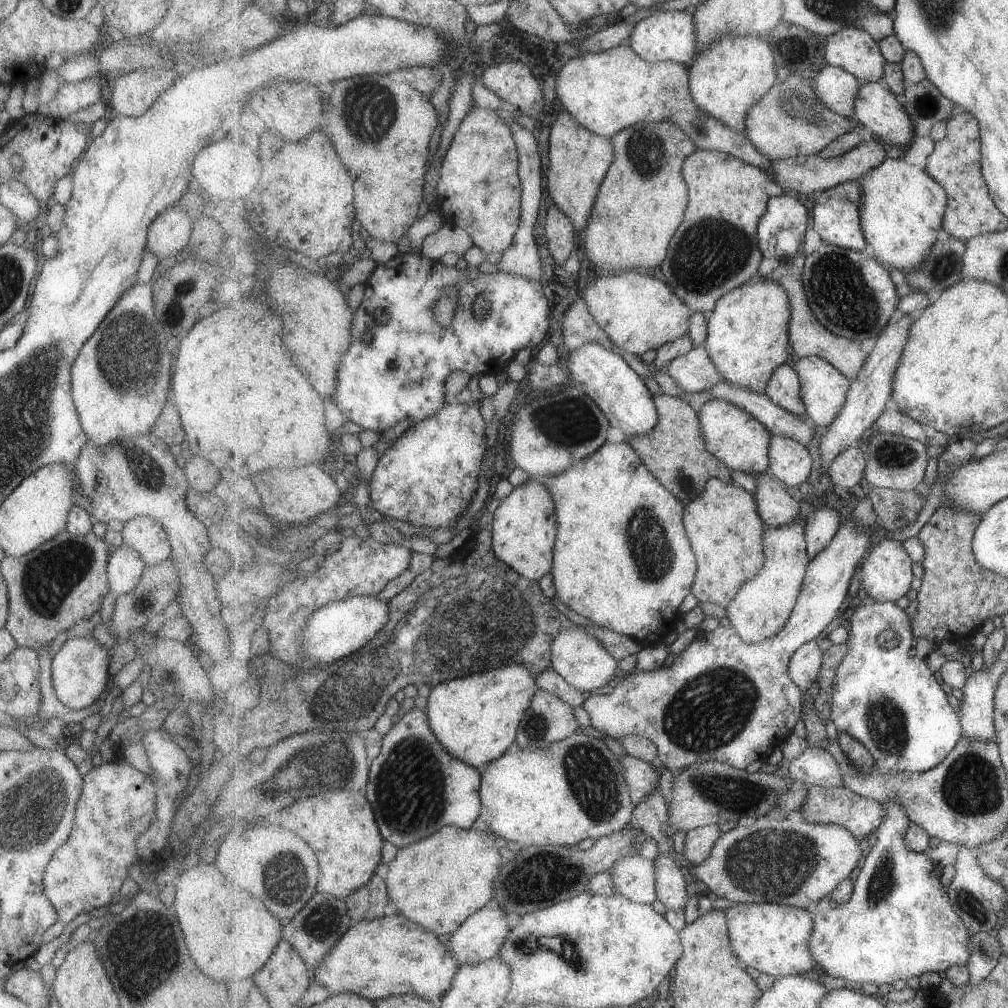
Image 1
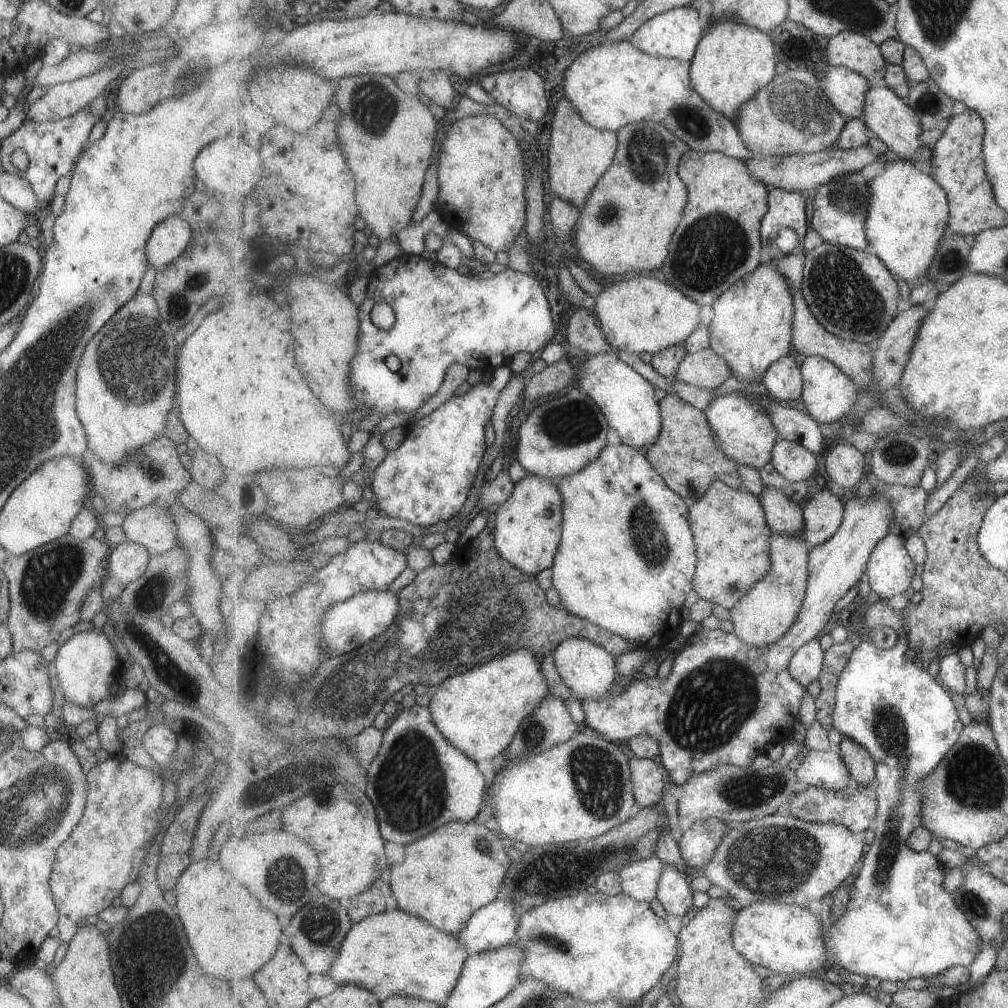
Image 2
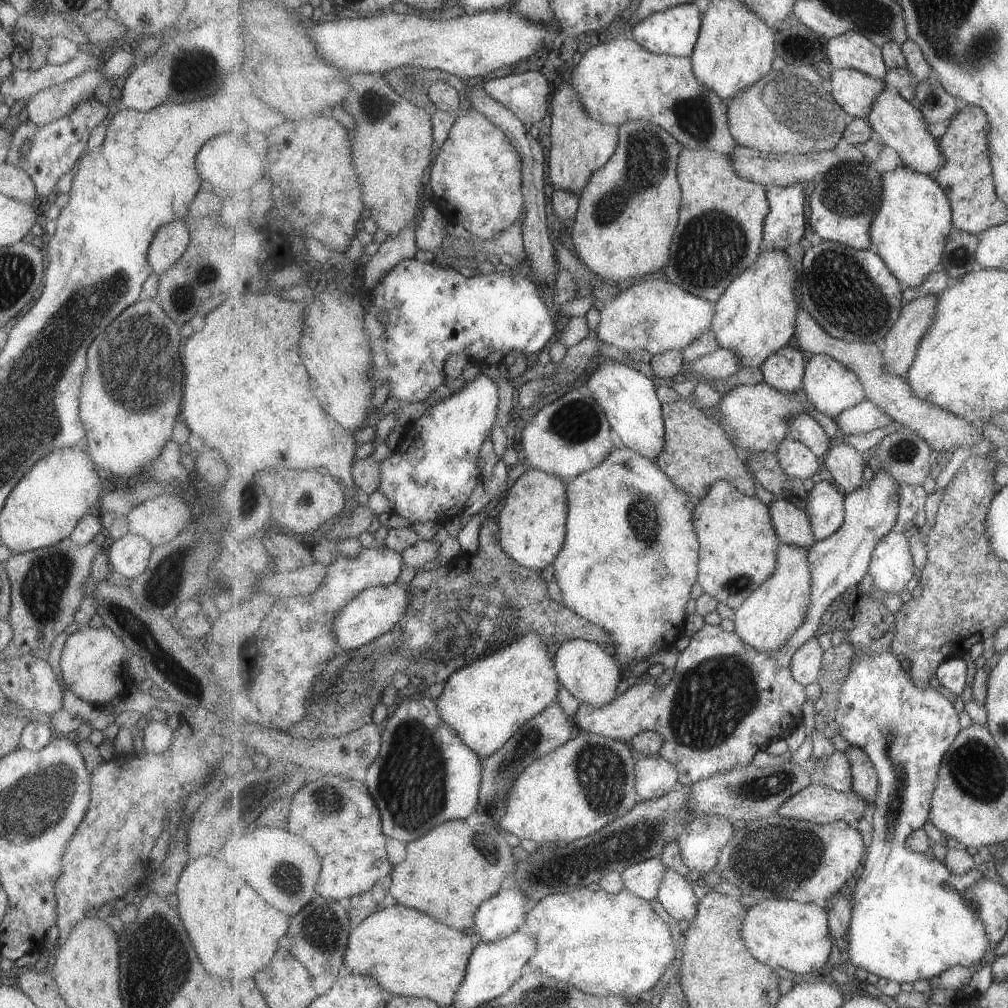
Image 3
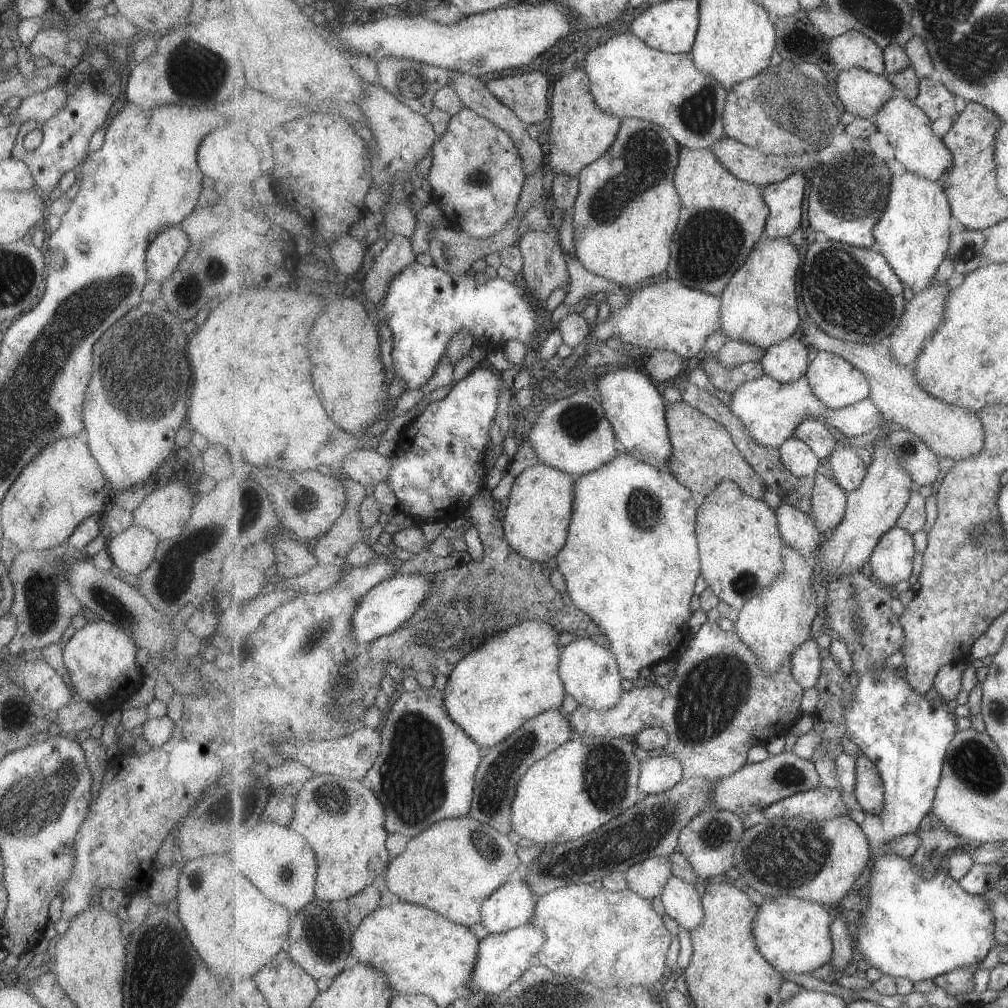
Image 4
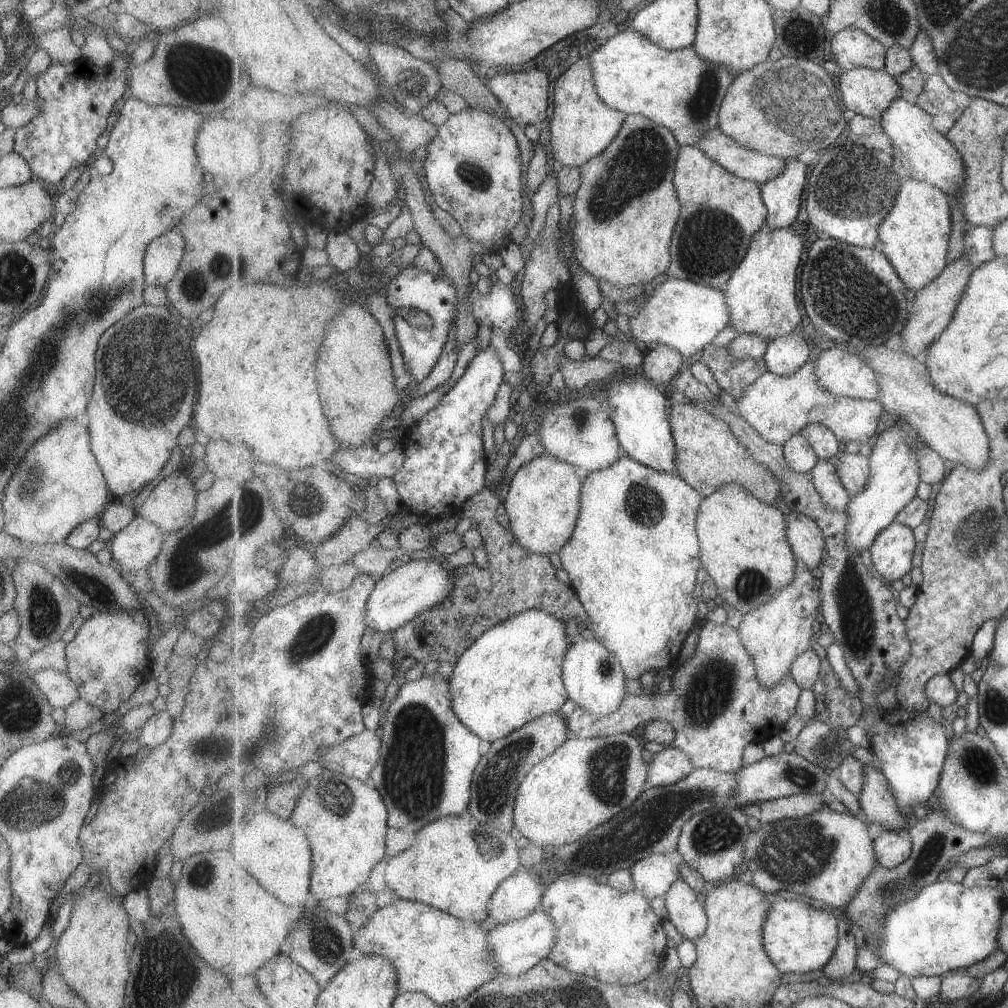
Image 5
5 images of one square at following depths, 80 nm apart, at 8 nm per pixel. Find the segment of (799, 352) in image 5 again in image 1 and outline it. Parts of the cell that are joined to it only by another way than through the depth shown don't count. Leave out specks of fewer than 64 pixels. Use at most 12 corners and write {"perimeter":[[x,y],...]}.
{"perimeter":[[795,366],[775,369],[765,392],[775,404],[807,415]]}

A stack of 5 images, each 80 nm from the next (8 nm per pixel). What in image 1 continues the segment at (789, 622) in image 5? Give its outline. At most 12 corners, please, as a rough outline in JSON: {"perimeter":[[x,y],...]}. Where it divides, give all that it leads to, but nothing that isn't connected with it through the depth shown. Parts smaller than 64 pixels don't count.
{"perimeter":[[800,518],[764,535],[766,564],[728,606],[746,643],[785,628],[810,554]]}

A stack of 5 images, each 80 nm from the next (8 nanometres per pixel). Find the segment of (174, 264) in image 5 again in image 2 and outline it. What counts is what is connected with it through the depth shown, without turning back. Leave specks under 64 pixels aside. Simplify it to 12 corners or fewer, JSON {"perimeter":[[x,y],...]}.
{"perimeter":[[181,215],[155,224],[146,242],[148,264],[159,271],[192,239]]}

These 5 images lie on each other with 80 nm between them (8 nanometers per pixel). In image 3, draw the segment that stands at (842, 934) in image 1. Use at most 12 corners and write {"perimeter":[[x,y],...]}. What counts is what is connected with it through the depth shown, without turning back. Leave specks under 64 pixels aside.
{"perimeter":[[893,650],[861,654],[839,734],[880,778],[843,958],[897,982],[993,946],[911,852],[962,731]]}

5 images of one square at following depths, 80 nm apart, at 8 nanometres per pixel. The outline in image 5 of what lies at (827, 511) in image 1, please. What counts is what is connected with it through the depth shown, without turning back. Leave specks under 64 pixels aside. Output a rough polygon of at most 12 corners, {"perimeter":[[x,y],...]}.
{"perimeter":[[821,459],[812,474],[823,504],[847,511],[851,497],[834,460]]}

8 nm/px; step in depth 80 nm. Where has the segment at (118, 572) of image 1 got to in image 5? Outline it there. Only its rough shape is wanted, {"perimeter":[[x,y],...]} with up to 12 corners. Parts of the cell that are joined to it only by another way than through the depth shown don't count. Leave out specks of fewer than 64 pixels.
{"perimeter":[[135,514],[107,544],[119,569],[146,570],[163,532]]}

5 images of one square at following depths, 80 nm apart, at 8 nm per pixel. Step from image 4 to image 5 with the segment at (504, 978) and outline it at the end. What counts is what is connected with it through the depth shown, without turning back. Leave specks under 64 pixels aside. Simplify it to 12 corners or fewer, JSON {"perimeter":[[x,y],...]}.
{"perimeter":[[542,908],[496,925],[499,980],[534,968],[559,940]]}

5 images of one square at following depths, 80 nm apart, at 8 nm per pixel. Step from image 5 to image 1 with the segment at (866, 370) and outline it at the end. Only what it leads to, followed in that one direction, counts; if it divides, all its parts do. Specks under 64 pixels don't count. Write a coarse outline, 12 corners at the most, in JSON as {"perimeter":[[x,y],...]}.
{"perimeter":[[827,359],[796,362],[807,415],[829,426],[852,381]]}

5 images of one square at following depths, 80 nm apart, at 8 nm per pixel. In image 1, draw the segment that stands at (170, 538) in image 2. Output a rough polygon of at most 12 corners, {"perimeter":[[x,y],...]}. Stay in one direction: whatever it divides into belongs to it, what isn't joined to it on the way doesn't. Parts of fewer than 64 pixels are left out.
{"perimeter":[[130,518],[120,530],[125,545],[153,566],[170,556],[162,524]]}

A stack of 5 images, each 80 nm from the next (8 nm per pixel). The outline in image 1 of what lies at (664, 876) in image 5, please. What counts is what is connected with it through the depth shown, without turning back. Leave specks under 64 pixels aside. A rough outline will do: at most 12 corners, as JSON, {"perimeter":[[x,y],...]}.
{"perimeter":[[633,855],[609,872],[617,892],[638,903],[658,899],[655,858]]}

